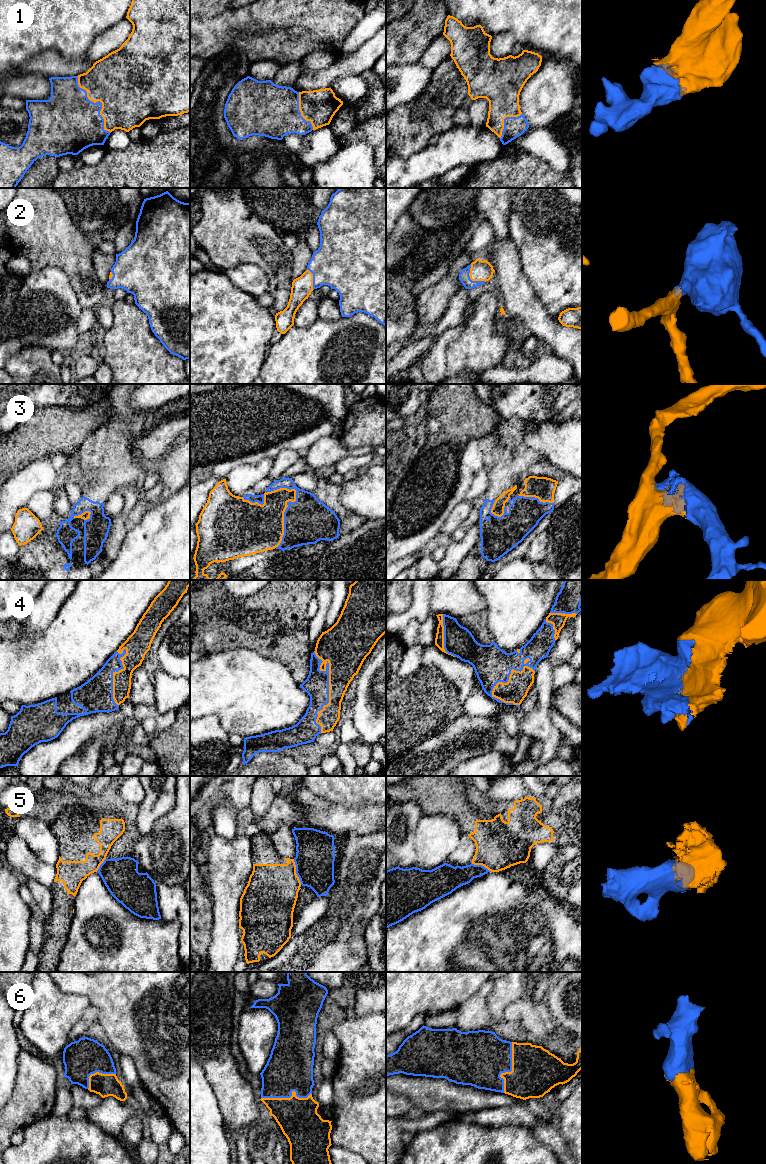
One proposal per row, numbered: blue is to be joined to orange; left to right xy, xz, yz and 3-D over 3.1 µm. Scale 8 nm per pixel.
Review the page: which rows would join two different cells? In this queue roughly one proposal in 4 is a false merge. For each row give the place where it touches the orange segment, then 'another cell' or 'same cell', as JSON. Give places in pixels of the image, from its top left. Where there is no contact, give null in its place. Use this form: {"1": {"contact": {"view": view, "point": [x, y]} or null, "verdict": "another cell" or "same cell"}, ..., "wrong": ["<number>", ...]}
{"1": {"contact": {"view": "xy", "point": [99, 100]}, "verdict": "same cell"}, "2": {"contact": {"view": "yz", "point": [471, 279]}, "verdict": "same cell"}, "3": {"contact": {"view": "xz", "point": [285, 488]}, "verdict": "same cell"}, "4": {"contact": {"view": "xz", "point": [329, 684]}, "verdict": "same cell"}, "5": {"contact": {"view": "xz", "point": [295, 872]}, "verdict": "another cell"}, "6": {"contact": {"view": "yz", "point": [512, 1070]}, "verdict": "same cell"}, "wrong": ["5"]}

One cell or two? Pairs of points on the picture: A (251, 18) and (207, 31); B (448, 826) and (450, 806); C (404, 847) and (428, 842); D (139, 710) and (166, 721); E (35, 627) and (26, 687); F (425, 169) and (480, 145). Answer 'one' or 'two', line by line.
A: one
B: two
C: two
D: one
E: two
F: one

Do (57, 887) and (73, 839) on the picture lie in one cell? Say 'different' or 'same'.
same

